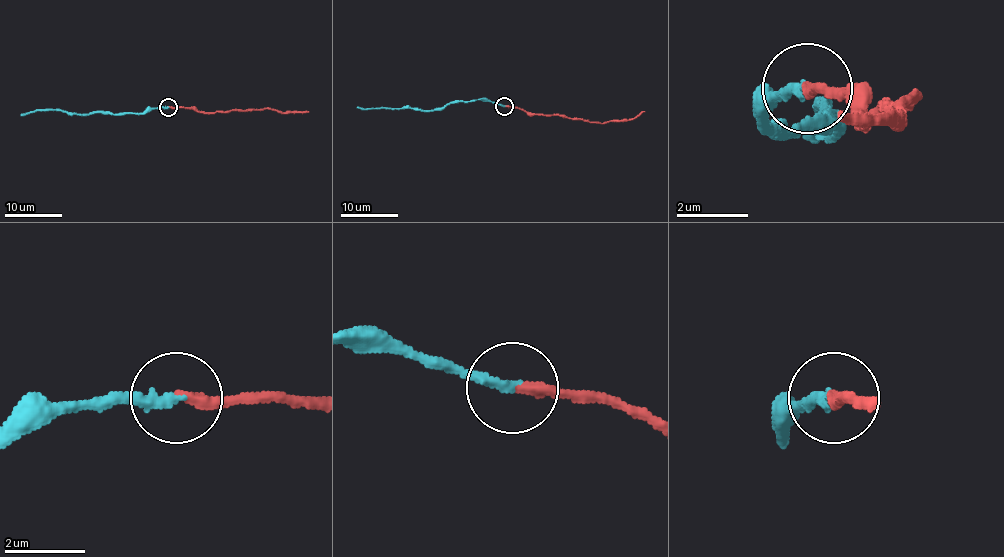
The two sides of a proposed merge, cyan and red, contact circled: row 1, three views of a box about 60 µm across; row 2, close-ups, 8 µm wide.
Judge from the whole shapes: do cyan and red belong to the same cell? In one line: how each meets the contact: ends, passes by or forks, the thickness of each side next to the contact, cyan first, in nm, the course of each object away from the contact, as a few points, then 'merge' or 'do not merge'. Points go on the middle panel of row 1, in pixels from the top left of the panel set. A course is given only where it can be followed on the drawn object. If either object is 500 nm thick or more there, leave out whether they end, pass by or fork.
cyan ends there; red ends there; 240 nm thick on the cyan side, 280 nm on the other; cyan runs (504, 106), (477, 100), (453, 101), (434, 110), (356, 107); red runs (504, 106), (599, 123), (632, 120), (645, 111); merge

